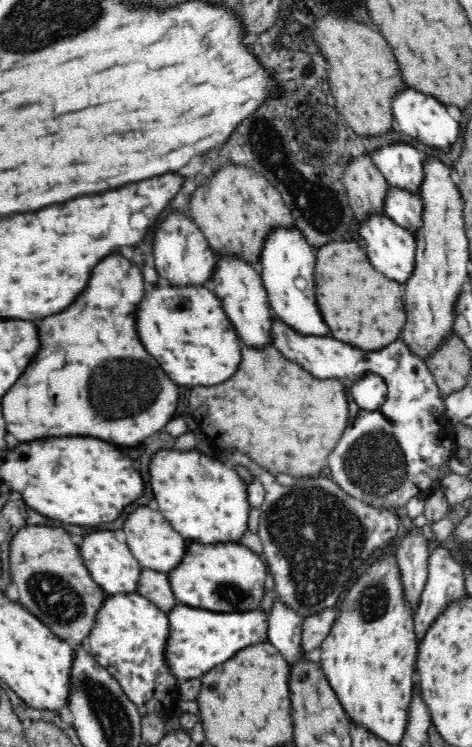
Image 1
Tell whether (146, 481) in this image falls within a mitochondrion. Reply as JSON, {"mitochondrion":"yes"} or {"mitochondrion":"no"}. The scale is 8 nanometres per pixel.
{"mitochondrion":"no"}

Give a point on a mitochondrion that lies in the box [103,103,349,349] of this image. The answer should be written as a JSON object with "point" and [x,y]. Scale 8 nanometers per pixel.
{"point":[257,144]}

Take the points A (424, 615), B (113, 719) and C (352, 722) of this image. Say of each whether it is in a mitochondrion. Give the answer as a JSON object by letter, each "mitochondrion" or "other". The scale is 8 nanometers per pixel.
{"A":"other","B":"mitochondrion","C":"other"}

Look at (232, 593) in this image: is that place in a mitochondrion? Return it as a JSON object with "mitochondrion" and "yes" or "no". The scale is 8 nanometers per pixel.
{"mitochondrion":"yes"}

